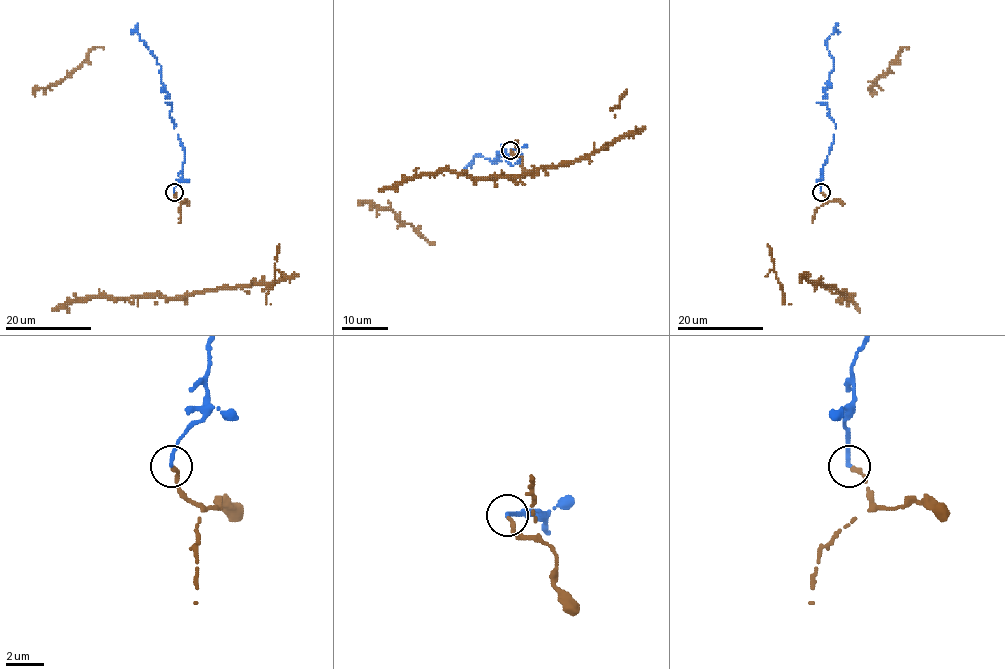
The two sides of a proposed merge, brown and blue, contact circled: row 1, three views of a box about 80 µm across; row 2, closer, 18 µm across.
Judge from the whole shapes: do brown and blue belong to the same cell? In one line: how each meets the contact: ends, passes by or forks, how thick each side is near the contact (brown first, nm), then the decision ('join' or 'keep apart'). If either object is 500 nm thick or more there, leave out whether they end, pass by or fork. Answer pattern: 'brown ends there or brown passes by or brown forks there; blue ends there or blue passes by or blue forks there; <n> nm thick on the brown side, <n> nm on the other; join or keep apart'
brown ends there; blue ends there; 240 nm thick on the brown side, 240 nm on the other; join

